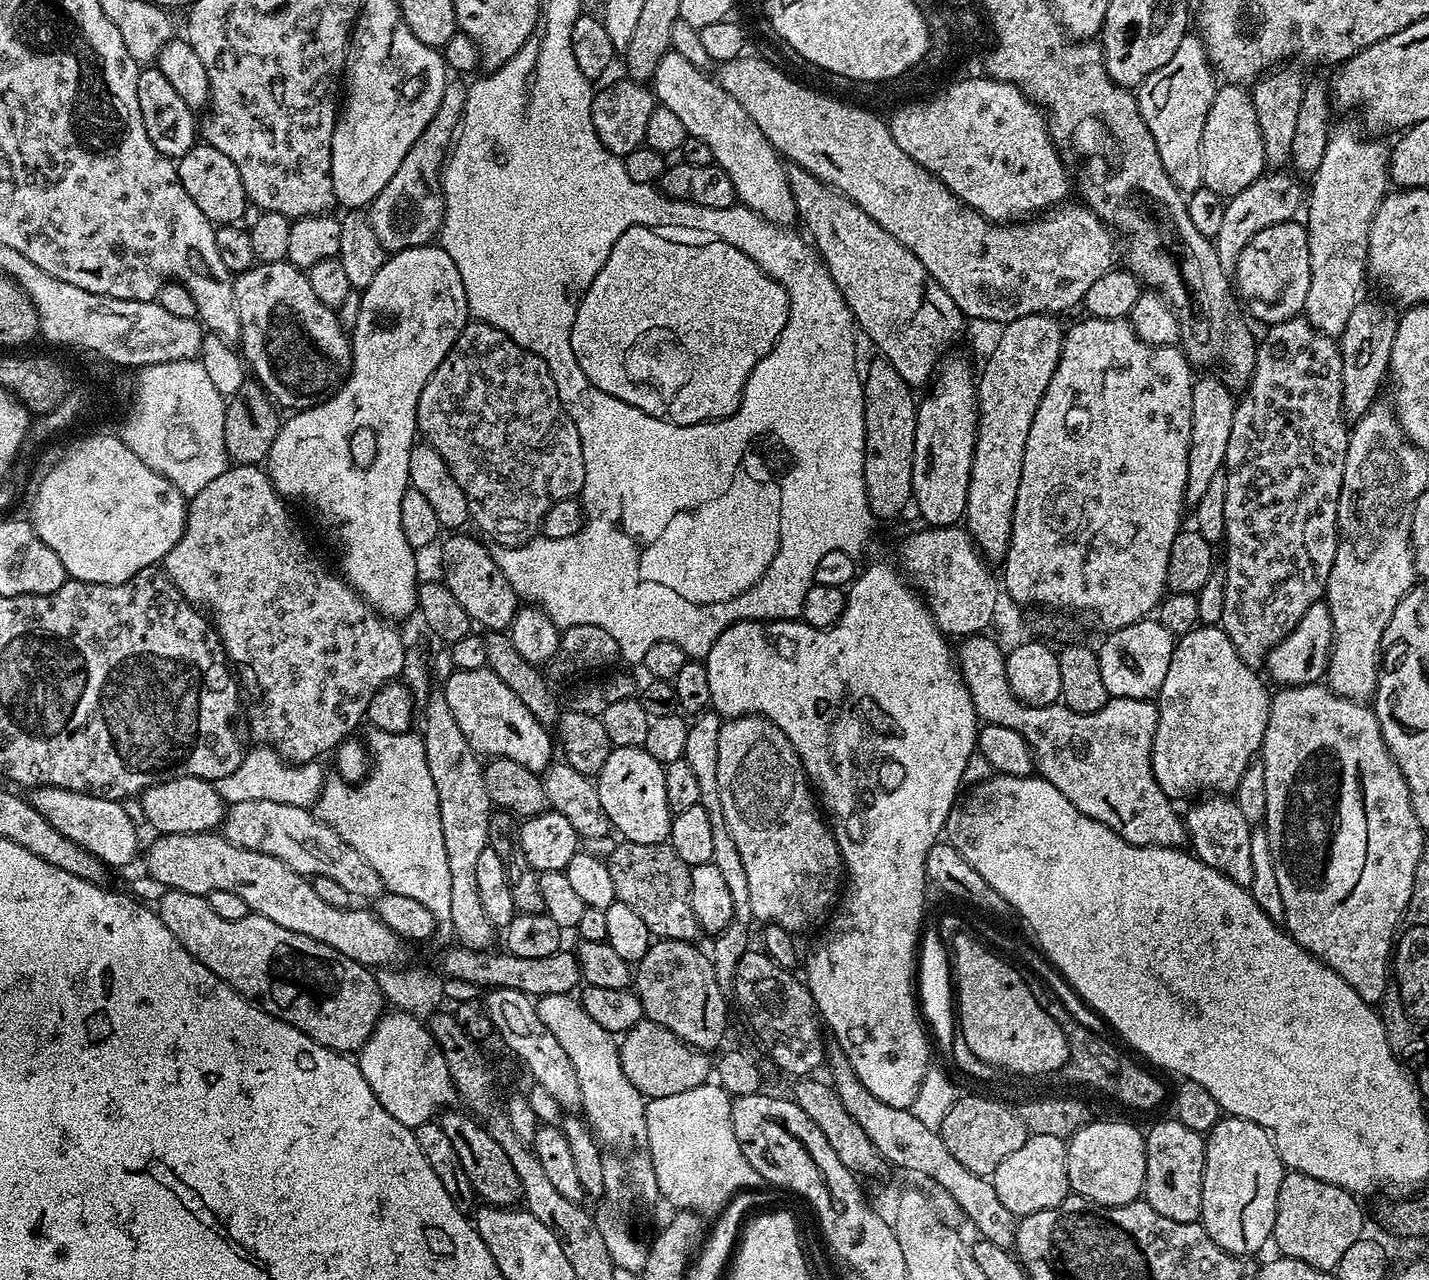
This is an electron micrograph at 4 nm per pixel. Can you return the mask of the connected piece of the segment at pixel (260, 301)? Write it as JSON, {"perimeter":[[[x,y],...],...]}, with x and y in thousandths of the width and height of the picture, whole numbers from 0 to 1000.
{"perimeter":[[[201,203],[188,206],[180,205],[171,213],[164,213],[162,223],[168,252],[167,274],[176,293],[181,298],[190,313],[197,320],[209,320],[219,319],[233,309],[246,288],[246,267],[234,241],[223,236],[217,224],[215,212],[206,209]]]}

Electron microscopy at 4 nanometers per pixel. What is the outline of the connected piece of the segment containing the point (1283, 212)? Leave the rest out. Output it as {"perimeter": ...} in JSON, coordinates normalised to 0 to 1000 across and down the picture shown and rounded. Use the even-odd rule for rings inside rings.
{"perimeter":[[[890,133],[880,139],[872,148],[866,153],[861,154],[858,159],[858,168],[855,170],[855,177],[850,185],[852,205],[855,205],[857,210],[864,210],[866,198],[880,183],[880,180],[886,180],[886,177],[896,175],[905,171],[907,165],[910,165],[914,156],[914,150],[910,148],[910,144],[906,141],[906,137],[901,138],[899,133]]]}

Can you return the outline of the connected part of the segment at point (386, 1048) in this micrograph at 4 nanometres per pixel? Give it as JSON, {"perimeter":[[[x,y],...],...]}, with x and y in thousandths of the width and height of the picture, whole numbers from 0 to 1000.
{"perimeter":[[[269,790],[258,813],[252,818],[251,830],[253,842],[256,842],[259,852],[262,852],[262,858],[267,861],[270,870],[285,881],[290,883],[300,877],[307,867],[313,866],[319,856],[312,827],[309,827],[299,799],[286,791]]]}

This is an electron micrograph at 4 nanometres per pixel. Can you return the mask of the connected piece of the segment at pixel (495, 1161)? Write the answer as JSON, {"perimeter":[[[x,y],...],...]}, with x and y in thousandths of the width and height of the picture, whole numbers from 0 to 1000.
{"perimeter":[[[318,866],[310,868],[307,877],[317,893],[318,898],[321,900],[321,905],[323,907],[327,920],[329,921],[331,931],[342,943],[360,943],[366,937],[366,931],[357,905],[352,901],[351,895],[348,895],[332,872]]]}

